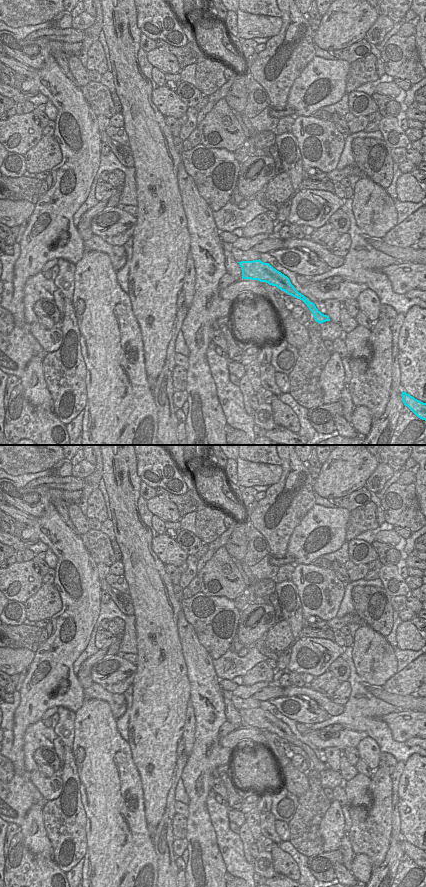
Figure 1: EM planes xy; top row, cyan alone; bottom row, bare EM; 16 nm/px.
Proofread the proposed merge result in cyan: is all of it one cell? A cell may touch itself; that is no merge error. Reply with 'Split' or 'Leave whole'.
Leave whole

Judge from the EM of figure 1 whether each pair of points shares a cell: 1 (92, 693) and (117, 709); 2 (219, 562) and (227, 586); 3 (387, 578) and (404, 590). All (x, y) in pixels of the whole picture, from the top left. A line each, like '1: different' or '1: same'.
1: same
2: same
3: same

